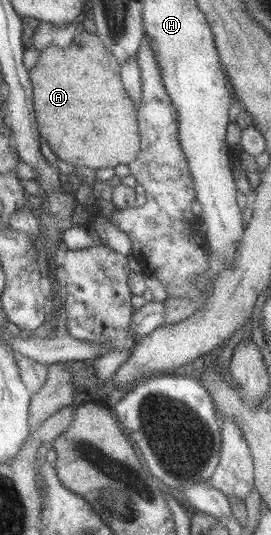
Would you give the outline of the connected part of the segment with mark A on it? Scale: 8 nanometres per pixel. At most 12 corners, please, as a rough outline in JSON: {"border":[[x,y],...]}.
{"border":[[95,34],[40,50],[33,112],[75,167],[140,151],[120,65]]}

